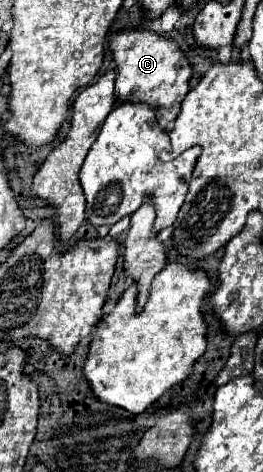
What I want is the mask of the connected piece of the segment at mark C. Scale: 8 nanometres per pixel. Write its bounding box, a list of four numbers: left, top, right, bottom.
[109,29,193,131]

